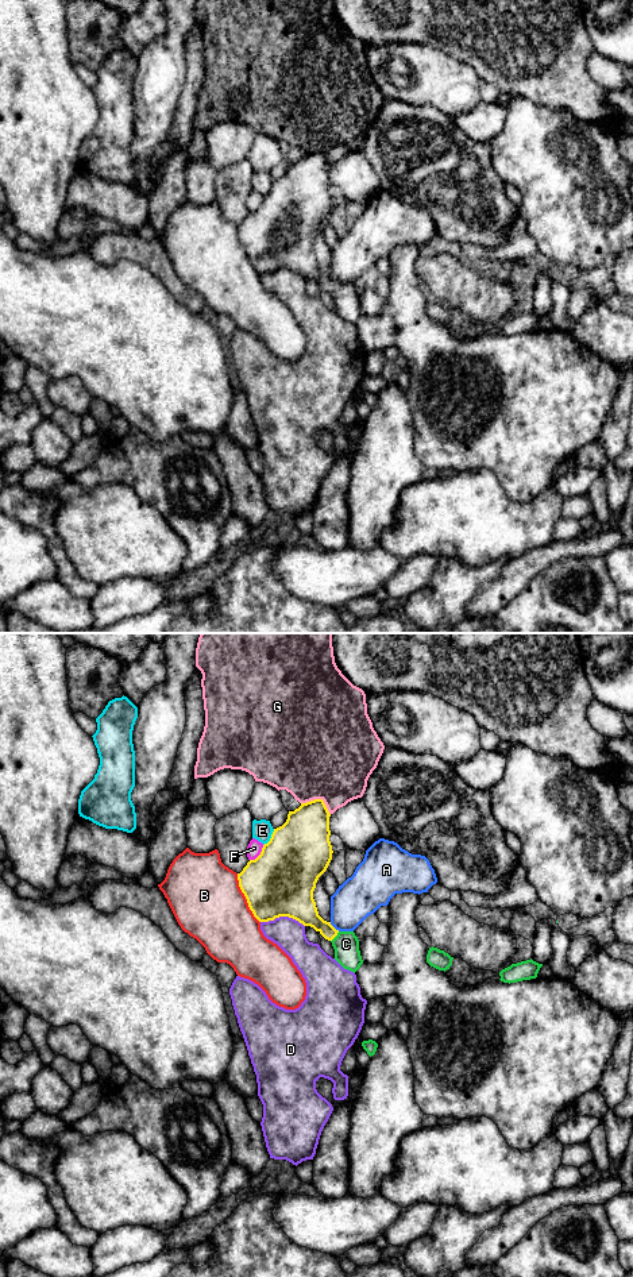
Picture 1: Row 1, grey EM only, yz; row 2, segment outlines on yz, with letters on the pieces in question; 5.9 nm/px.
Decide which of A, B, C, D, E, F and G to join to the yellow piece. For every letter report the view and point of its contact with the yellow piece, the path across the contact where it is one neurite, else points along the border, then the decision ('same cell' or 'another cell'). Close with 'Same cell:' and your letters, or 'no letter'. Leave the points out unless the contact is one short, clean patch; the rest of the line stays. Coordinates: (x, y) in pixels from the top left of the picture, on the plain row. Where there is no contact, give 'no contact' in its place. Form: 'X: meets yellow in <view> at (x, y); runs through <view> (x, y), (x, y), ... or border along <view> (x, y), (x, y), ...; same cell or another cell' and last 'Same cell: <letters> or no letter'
A: meets yellow in yz at (334, 280); another cell
B: meets yellow in yz at (246, 250); another cell
C: meets yellow in yz at (335, 288); runs through yz (303, 261), (335, 288), (346, 296); same cell
D: meets yellow in yz at (282, 267); another cell
E: meets yellow in yz at (271, 189); another cell
F: meets yellow in yz at (259, 207); another cell
G: meets yellow in yz at (319, 151); another cell
Same cell: C

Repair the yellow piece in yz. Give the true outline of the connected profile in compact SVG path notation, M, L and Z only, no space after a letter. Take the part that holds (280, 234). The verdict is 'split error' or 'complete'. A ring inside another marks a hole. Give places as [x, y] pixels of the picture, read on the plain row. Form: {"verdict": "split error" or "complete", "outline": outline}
{"verdict": "split error", "outline": "M323 151L301 155L298 161L289 163L286 174L274 181L260 207L255 212L250 212L243 223L238 225L238 232L250 262L259 274L289 269L304 278L313 279L332 294L335 312L344 321L355 325L363 316L358 289L354 283L339 283L331 274L324 273L319 267L313 251L316 235L327 223L333 205L329 193L329 169L331 166Z"}

